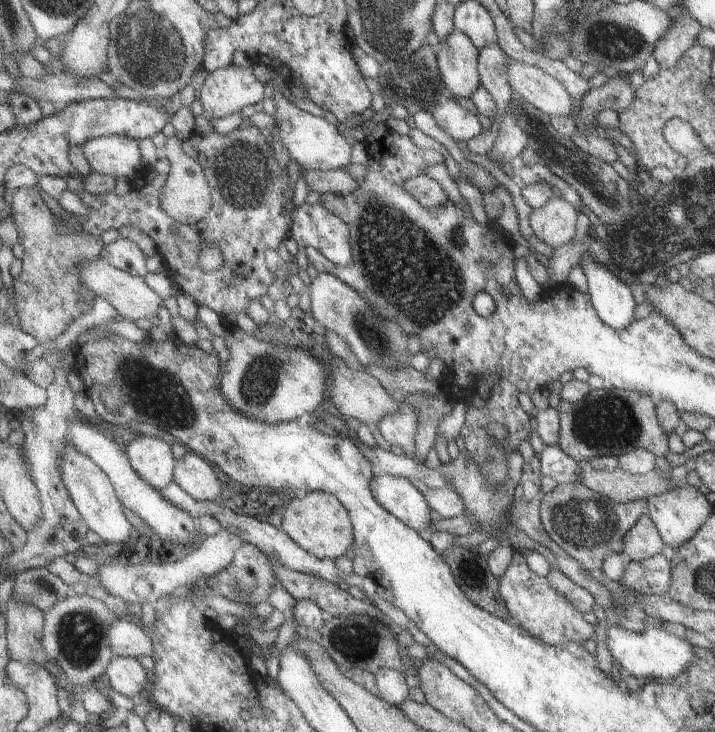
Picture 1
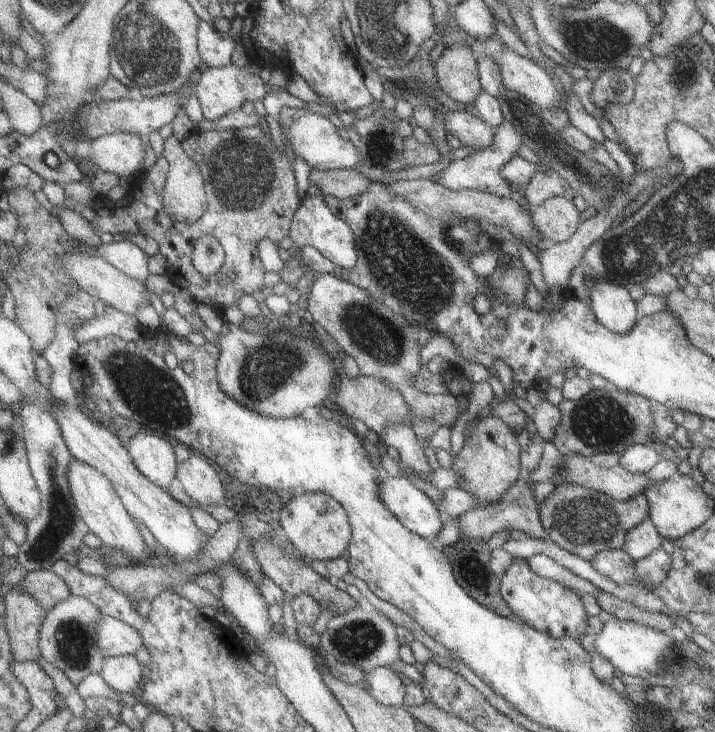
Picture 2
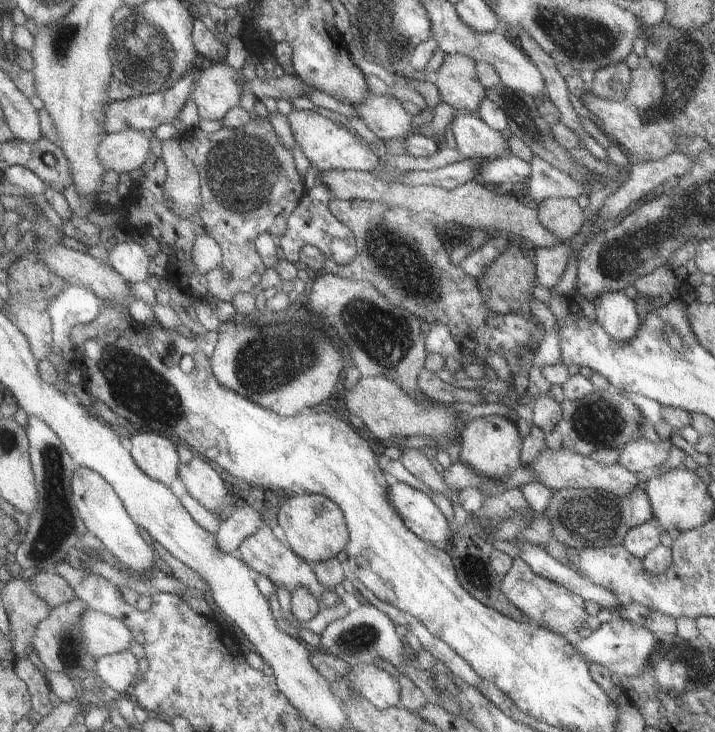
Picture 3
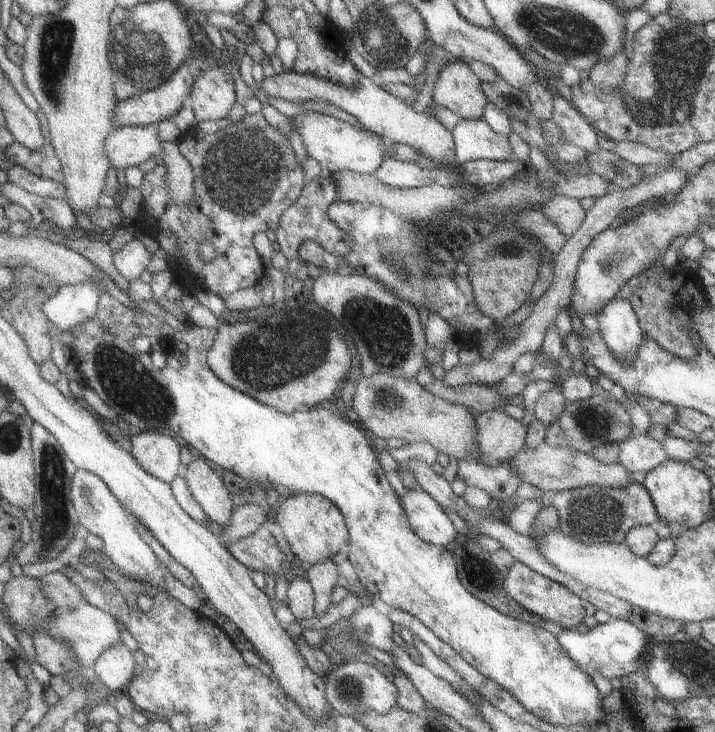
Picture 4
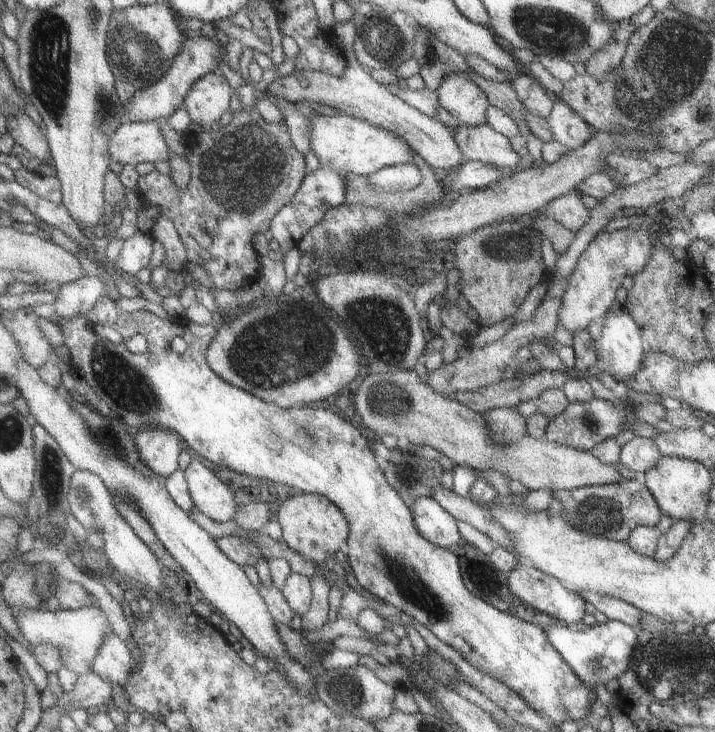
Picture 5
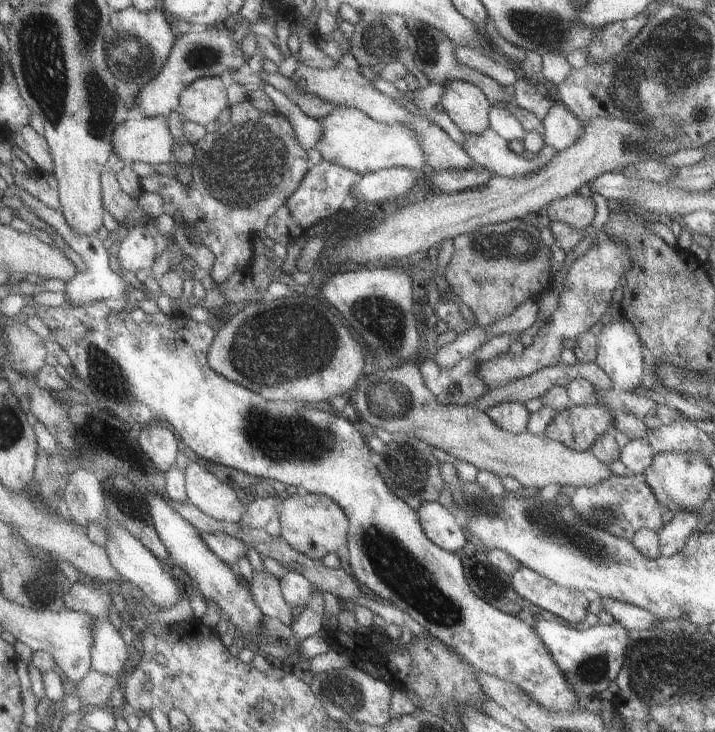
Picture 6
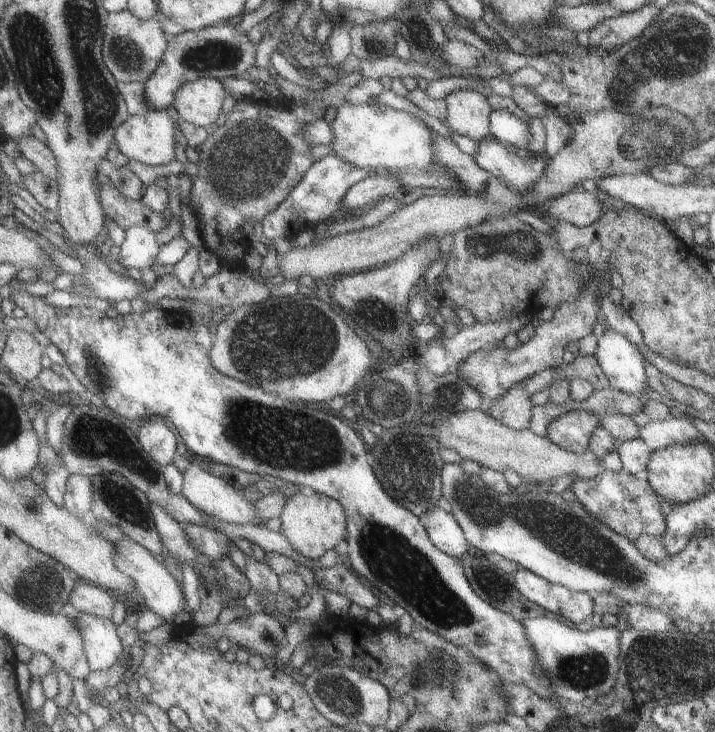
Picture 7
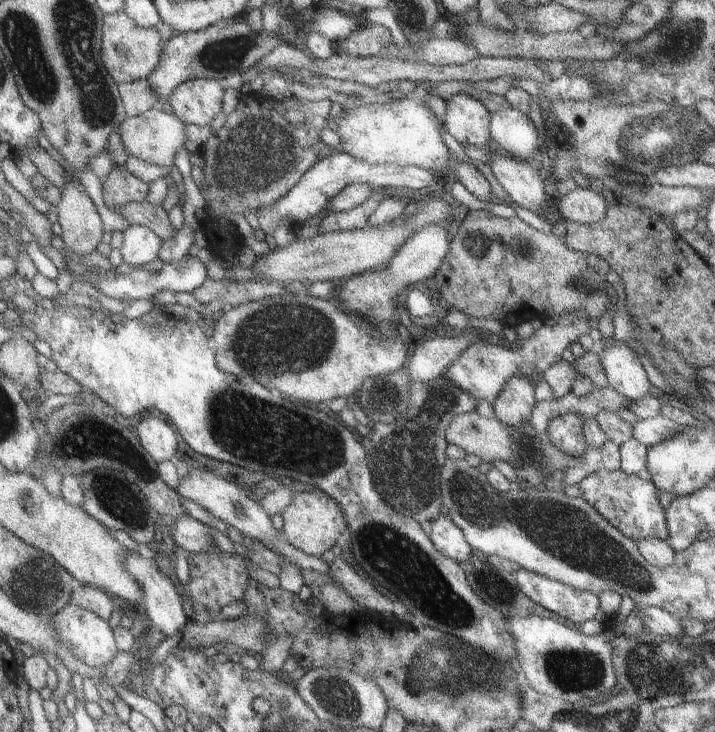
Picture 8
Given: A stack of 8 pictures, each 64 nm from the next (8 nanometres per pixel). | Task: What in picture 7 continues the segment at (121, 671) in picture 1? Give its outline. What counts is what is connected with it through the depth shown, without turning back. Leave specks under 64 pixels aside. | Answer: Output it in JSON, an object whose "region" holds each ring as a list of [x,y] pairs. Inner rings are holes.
{"region":[[[70,603],[65,606],[62,613],[73,620],[75,630],[83,636],[83,648],[91,670],[109,670],[121,660],[121,656],[124,656],[123,644],[117,636],[117,626],[114,626],[110,619],[79,612]]]}

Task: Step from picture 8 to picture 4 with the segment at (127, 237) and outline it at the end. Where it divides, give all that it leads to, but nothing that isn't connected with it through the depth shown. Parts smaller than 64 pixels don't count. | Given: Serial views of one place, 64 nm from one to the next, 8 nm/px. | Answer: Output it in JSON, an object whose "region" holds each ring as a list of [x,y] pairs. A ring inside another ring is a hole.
{"region":[[[133,238],[113,254],[113,262],[119,274],[132,281],[141,278],[141,274],[147,270],[151,255],[141,240]]]}

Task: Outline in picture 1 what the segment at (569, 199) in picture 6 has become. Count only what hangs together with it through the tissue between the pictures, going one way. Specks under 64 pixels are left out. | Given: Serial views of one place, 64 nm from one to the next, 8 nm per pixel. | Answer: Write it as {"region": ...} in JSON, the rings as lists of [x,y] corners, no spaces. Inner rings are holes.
{"region":[[[549,197],[539,208],[531,209],[528,217],[529,232],[551,248],[569,243],[575,230],[579,212],[566,200]]]}

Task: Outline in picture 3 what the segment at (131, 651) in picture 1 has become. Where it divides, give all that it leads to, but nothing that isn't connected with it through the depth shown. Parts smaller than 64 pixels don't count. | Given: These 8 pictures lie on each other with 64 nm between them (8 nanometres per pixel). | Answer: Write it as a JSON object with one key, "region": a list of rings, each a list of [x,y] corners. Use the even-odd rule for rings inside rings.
{"region":[[[88,608],[80,623],[88,653],[91,653],[96,659],[105,655],[127,651],[133,640],[137,642],[134,632],[123,621],[95,609]]]}

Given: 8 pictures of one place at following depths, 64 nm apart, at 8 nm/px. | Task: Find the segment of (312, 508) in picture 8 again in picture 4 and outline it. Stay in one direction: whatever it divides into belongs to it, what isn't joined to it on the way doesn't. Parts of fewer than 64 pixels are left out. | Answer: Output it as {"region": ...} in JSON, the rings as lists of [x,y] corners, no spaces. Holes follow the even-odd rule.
{"region":[[[297,493],[288,496],[275,507],[275,527],[283,533],[291,554],[307,567],[330,559],[347,542],[348,532],[337,507],[315,493]]]}

